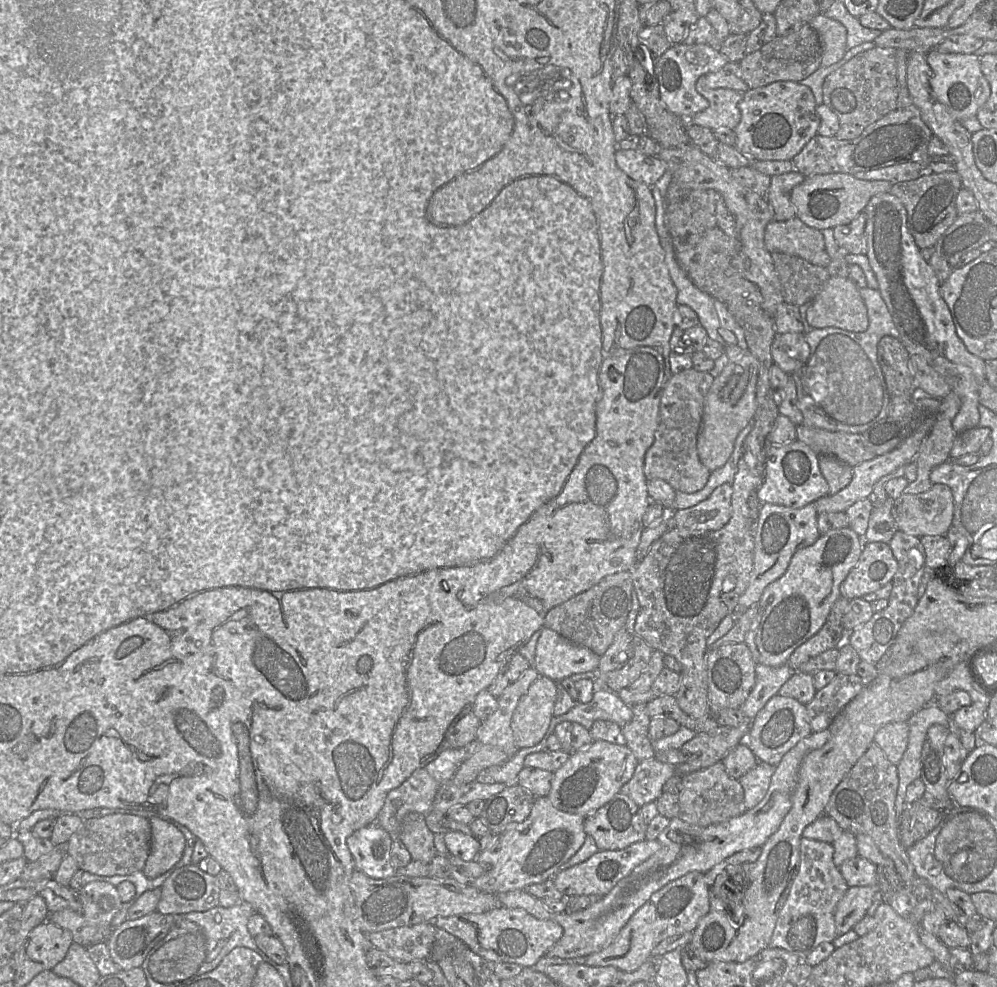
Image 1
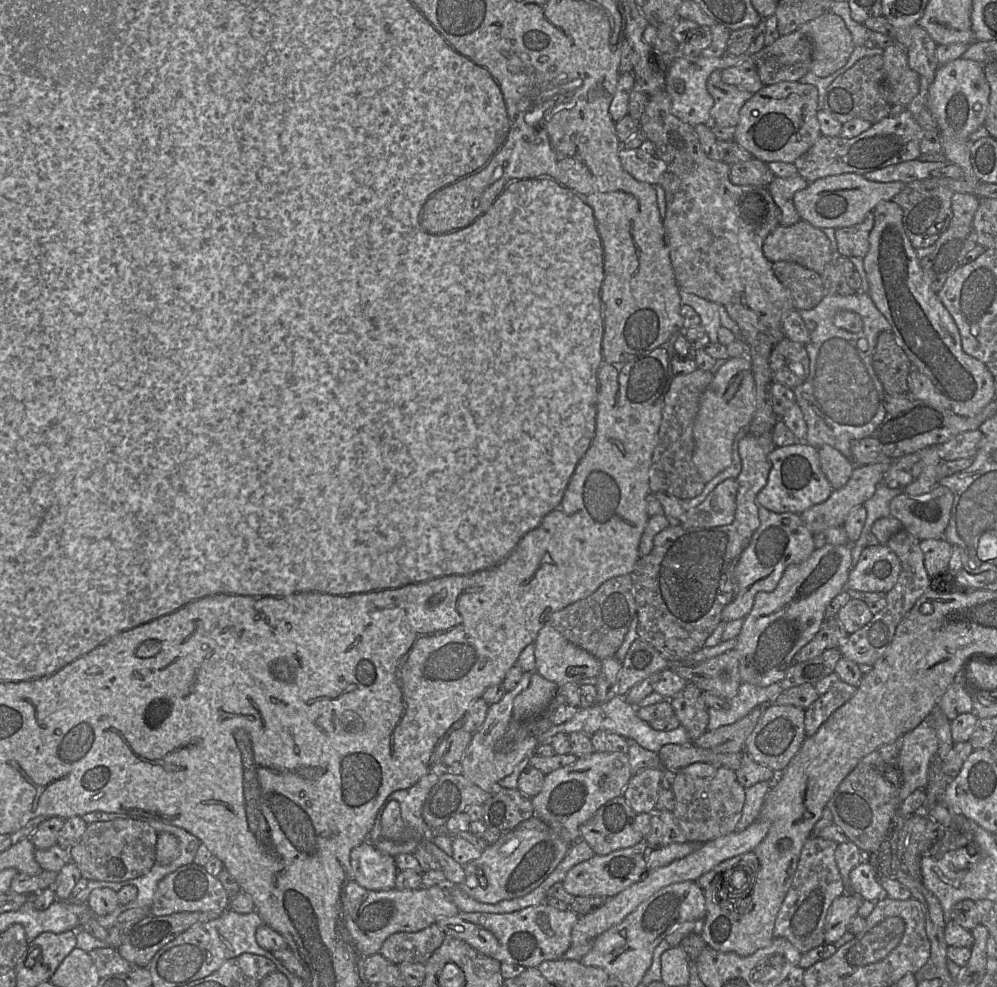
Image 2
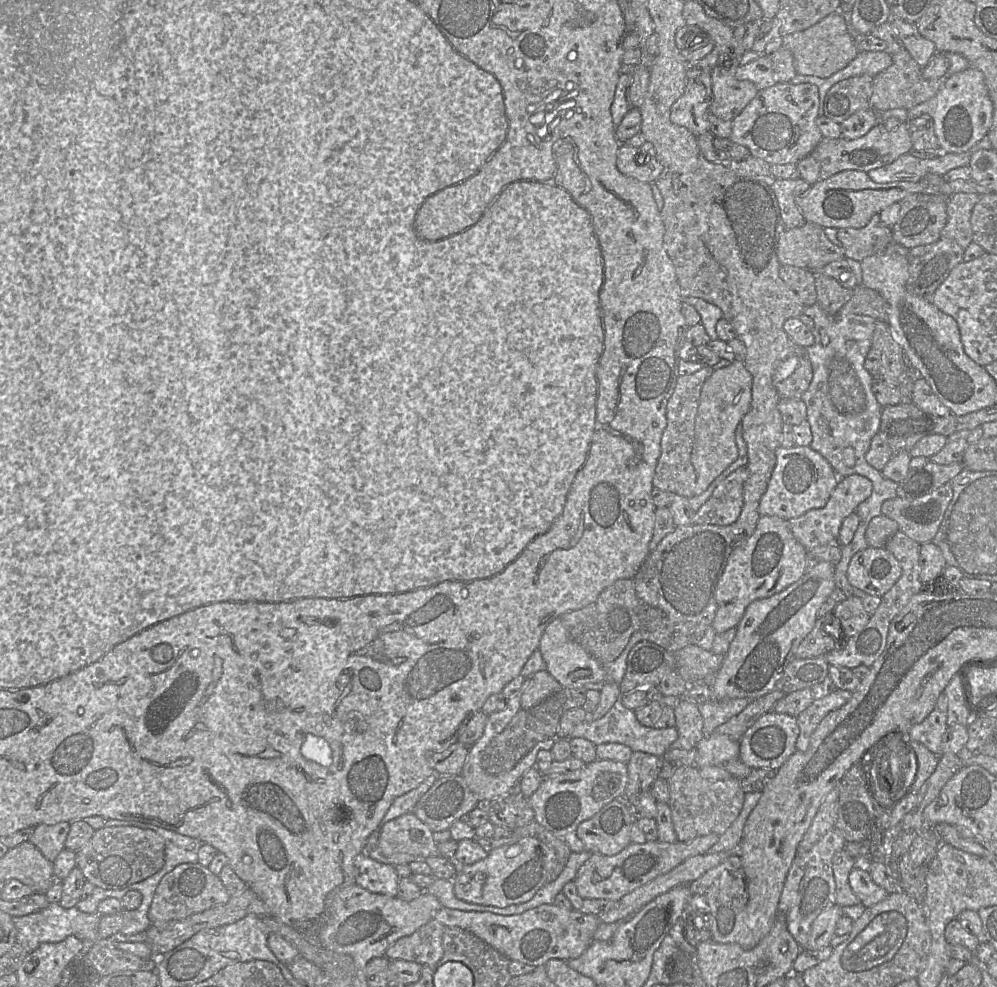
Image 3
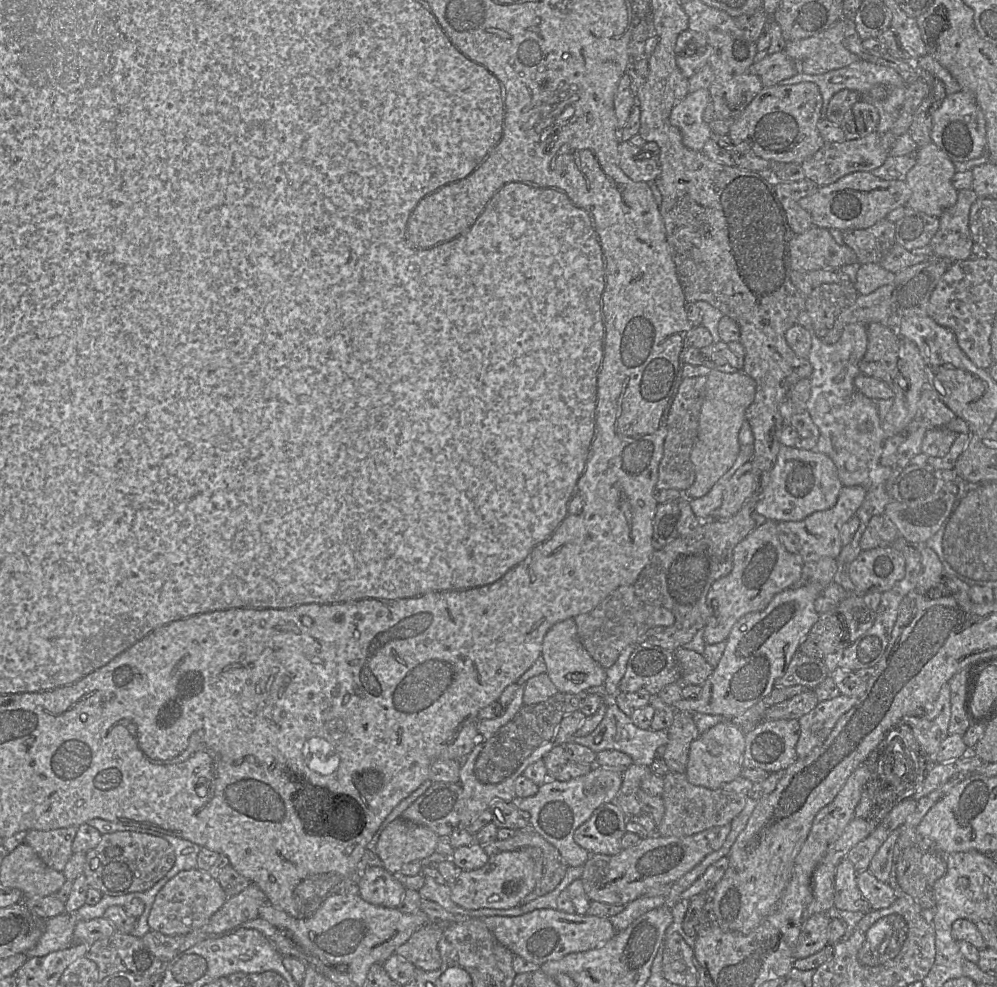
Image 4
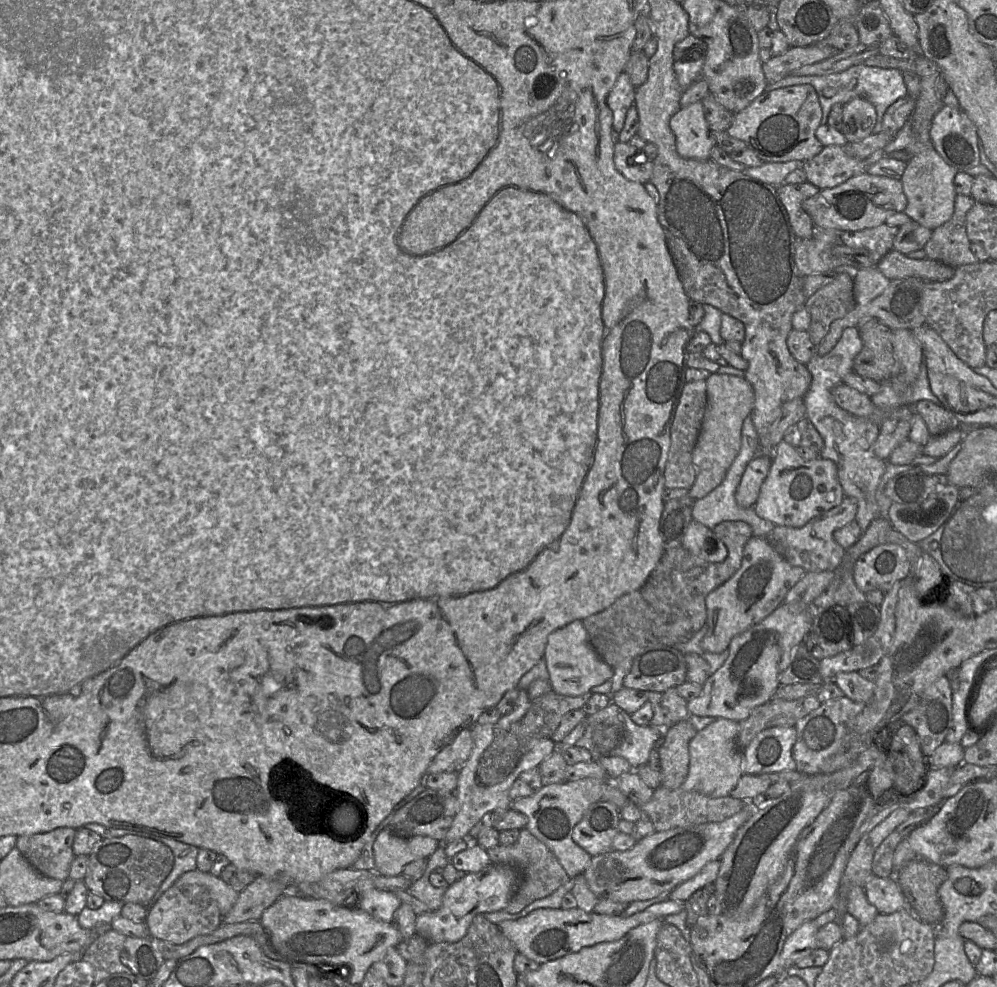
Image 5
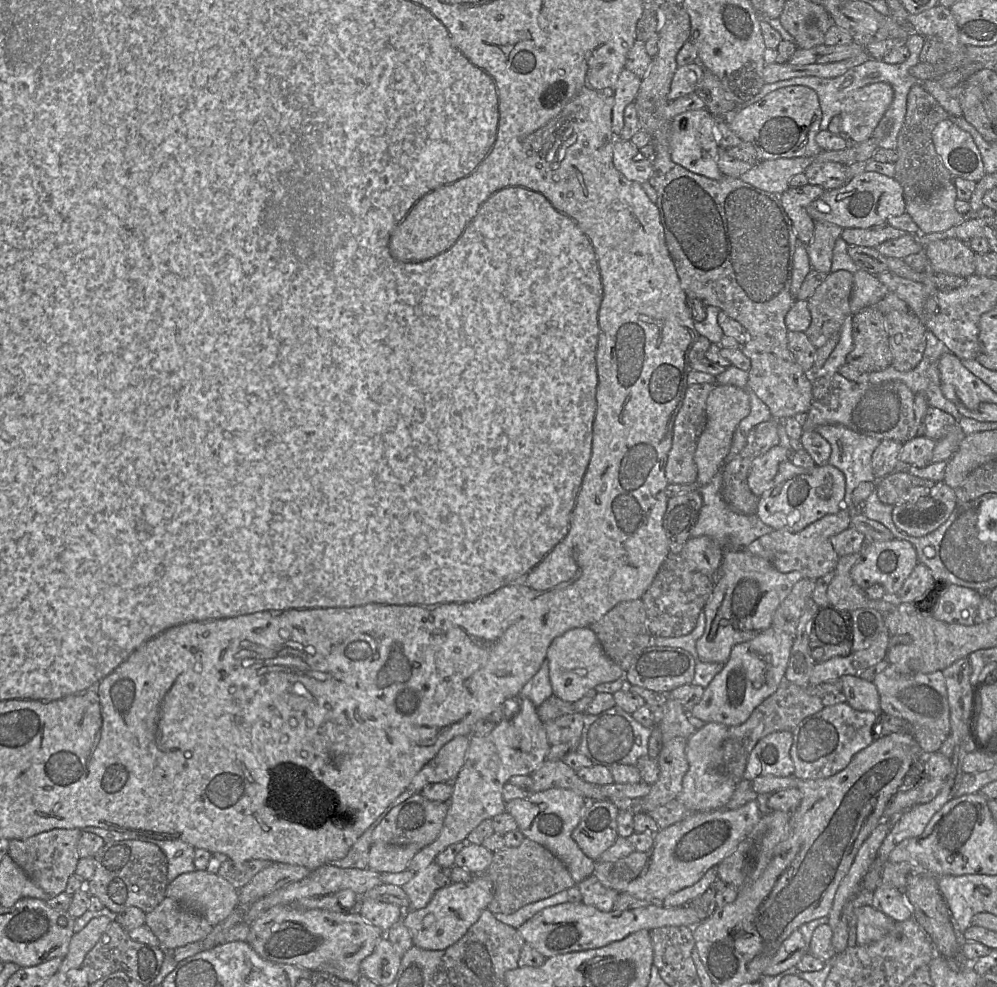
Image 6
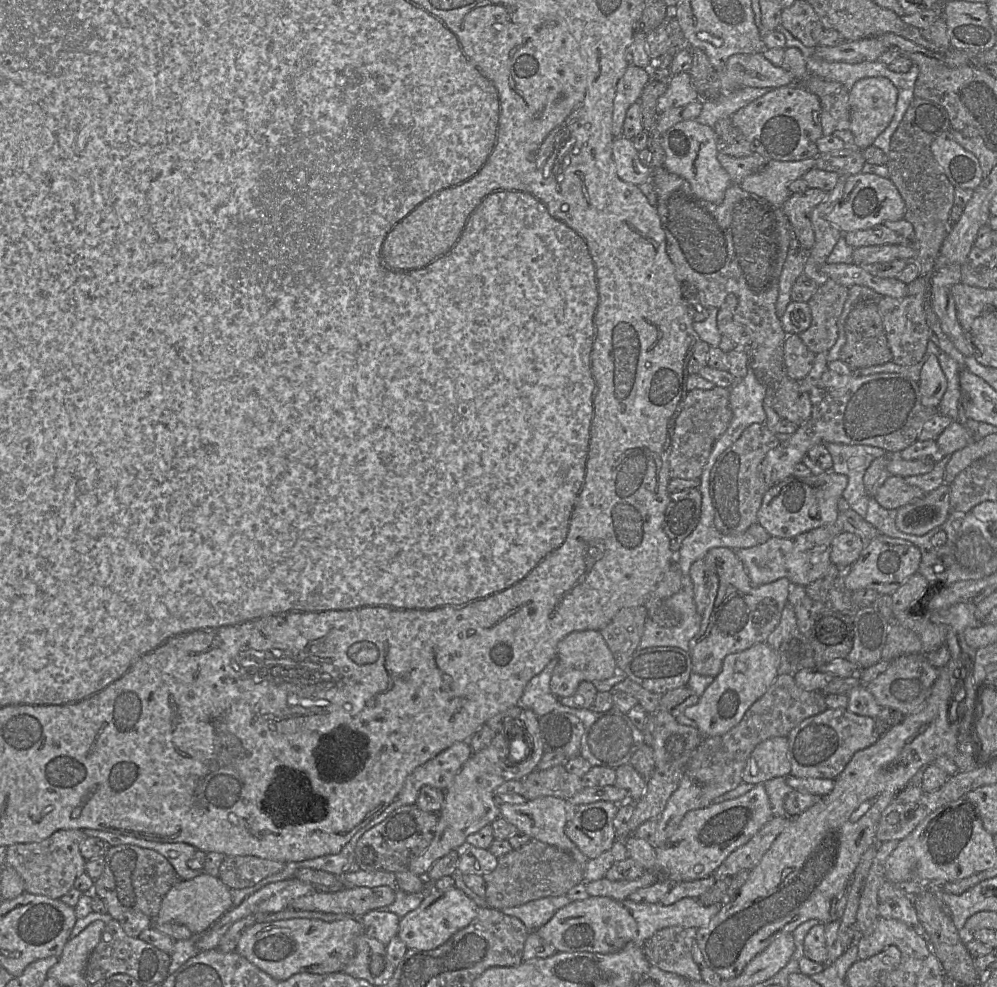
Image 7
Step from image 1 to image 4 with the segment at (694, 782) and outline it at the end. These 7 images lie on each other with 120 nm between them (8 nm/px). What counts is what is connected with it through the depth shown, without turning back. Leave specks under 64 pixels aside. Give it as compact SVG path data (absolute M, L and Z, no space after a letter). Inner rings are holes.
M669 771L663 780L664 790L661 798L664 802L665 813L655 832L663 837L685 837L712 827L728 825L746 804L745 793L696 786L688 781L685 773Z

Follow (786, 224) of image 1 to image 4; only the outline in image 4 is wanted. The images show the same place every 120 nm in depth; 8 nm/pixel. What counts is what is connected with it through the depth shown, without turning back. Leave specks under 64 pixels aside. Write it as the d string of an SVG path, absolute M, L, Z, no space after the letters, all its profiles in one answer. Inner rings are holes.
M811 226L807 231L794 235L789 243L792 270L811 272L814 270L843 267L858 263L856 253L845 244L837 244L829 229Z

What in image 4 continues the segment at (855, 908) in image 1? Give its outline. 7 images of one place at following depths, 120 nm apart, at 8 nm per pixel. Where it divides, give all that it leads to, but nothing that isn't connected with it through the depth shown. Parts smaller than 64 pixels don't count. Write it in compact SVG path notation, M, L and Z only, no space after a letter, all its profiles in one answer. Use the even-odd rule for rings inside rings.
M818 913L804 922L794 949L794 958L796 960L809 957L828 944L830 921L831 918L827 913Z

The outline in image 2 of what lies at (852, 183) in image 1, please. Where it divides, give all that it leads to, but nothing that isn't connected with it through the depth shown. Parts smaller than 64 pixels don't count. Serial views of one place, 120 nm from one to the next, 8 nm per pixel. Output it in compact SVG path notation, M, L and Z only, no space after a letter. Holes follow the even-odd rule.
M843 173L809 183L806 188L795 193L793 201L801 219L820 229L837 229L861 223L880 202L893 200L905 186L906 183L900 181L877 182L861 174Z

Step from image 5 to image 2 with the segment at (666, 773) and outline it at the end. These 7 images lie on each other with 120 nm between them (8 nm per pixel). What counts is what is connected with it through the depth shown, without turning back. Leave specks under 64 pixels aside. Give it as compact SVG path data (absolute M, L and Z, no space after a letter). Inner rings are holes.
M688 682L670 703L680 725L686 729L690 742L708 730L708 707L703 701L702 690L696 685Z

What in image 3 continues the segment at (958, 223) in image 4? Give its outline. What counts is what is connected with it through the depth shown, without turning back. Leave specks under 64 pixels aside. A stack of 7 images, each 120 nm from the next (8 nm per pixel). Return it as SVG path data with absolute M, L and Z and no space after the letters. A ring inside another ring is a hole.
M958 192L951 195L947 203L948 220L941 237L951 239L966 249L973 241L971 225L972 211L979 201L976 193Z

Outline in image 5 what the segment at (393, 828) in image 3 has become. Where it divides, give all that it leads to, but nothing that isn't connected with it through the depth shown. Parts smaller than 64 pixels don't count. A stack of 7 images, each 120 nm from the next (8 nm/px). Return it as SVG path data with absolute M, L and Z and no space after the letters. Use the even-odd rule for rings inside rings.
M385 828L373 845L374 870L387 876L400 875L405 865L420 858L428 859L440 844L429 836L403 838Z

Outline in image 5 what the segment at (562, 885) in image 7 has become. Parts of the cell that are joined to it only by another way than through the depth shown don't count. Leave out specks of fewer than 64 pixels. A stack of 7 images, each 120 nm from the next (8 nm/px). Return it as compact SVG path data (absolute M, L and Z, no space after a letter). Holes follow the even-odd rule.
M527 828L520 830L519 838L515 843L510 845L499 844L486 849L486 851L491 863L513 866L521 874L519 887L508 906L504 909L507 913L515 914L522 911L532 902L549 896L570 879L555 855L545 844L533 836Z

